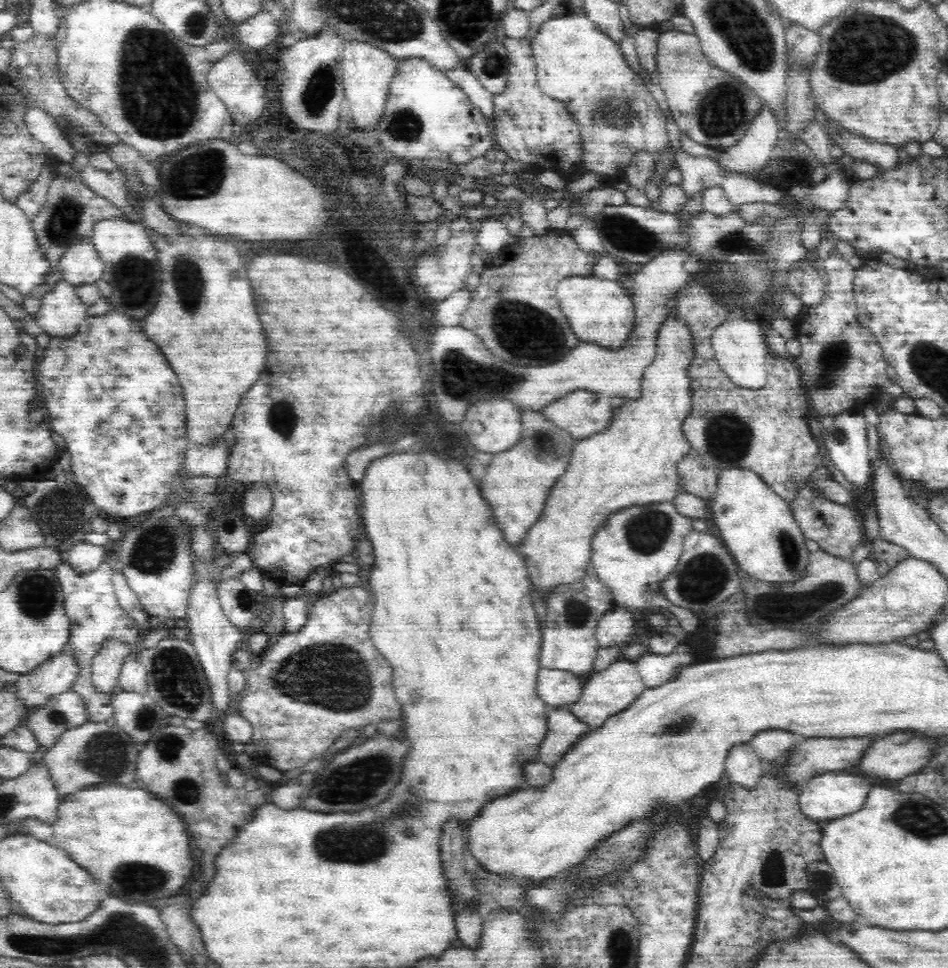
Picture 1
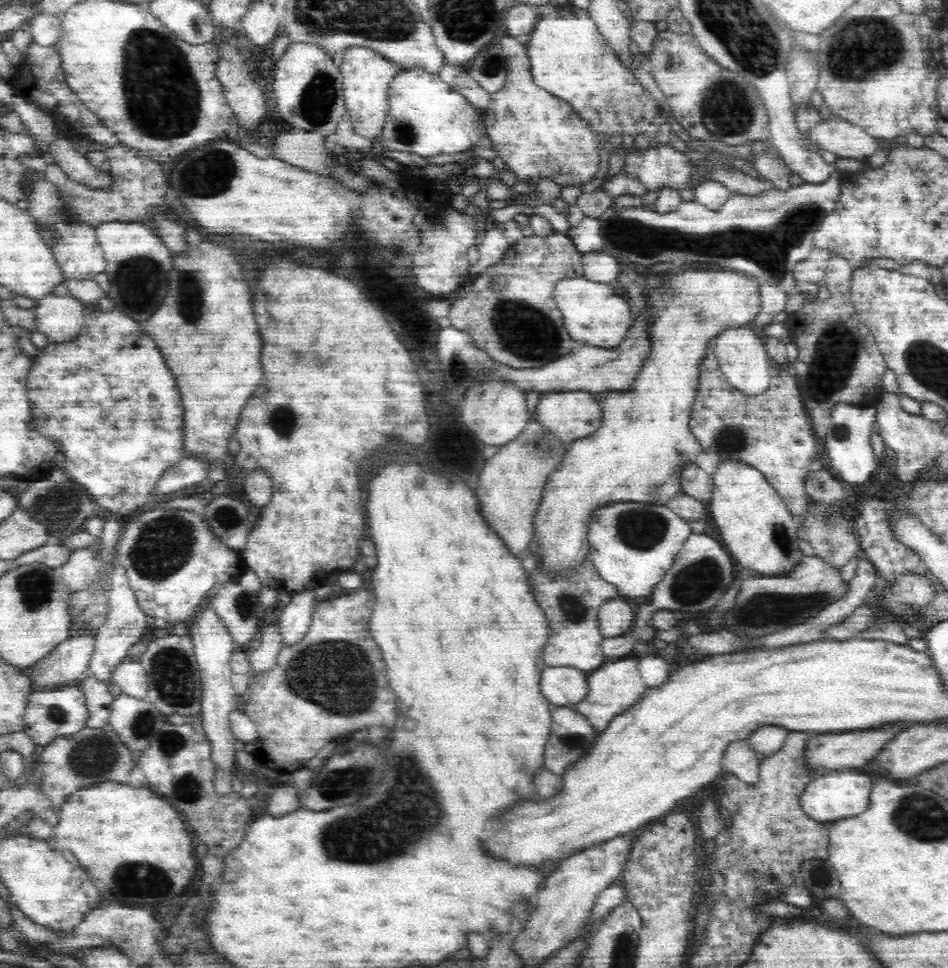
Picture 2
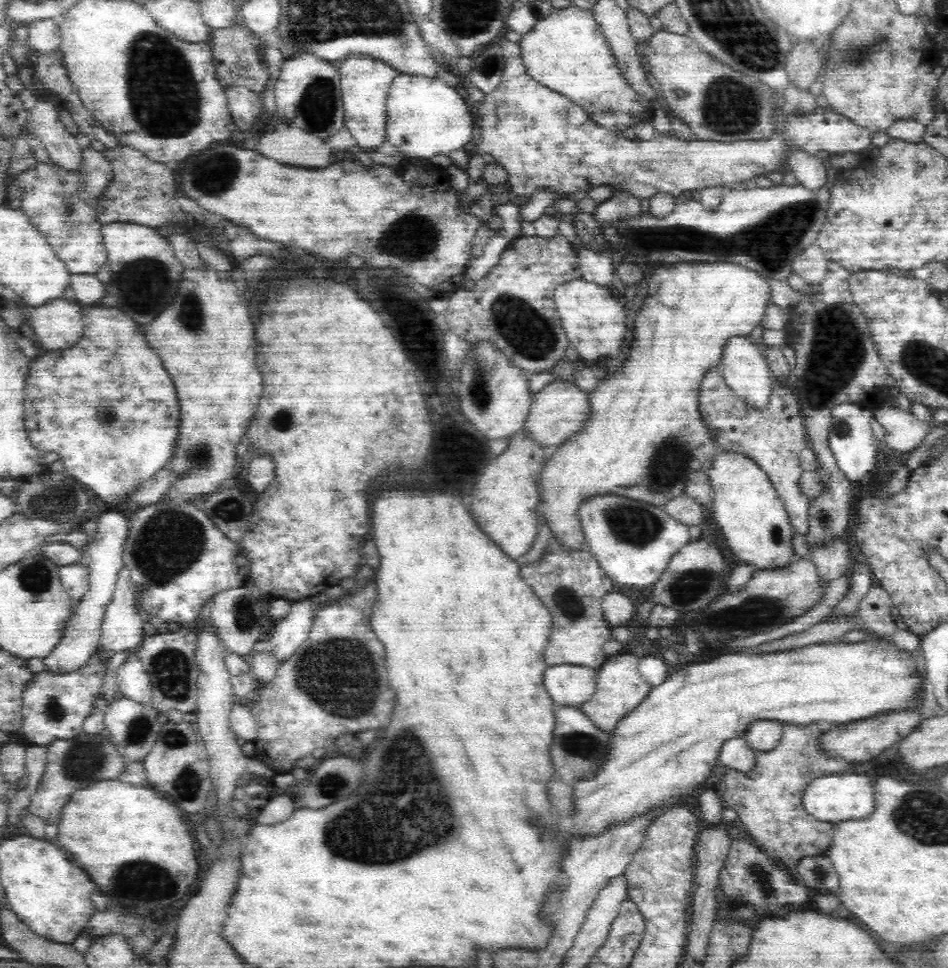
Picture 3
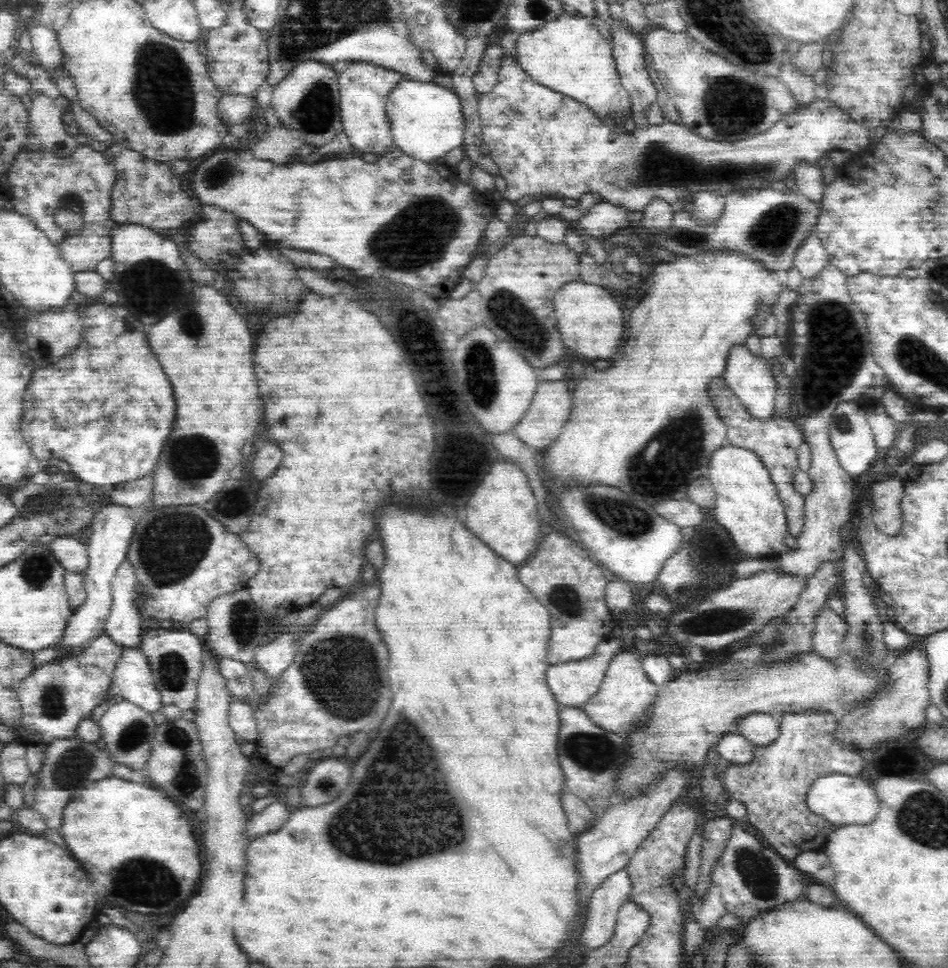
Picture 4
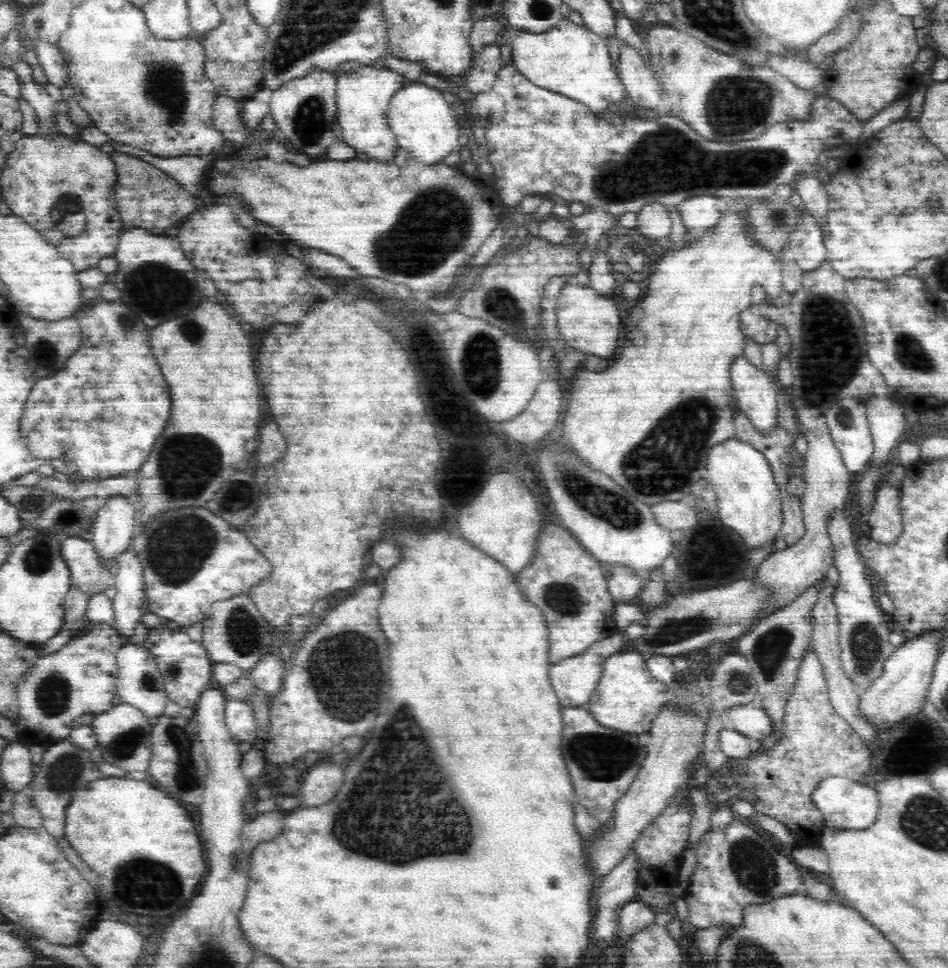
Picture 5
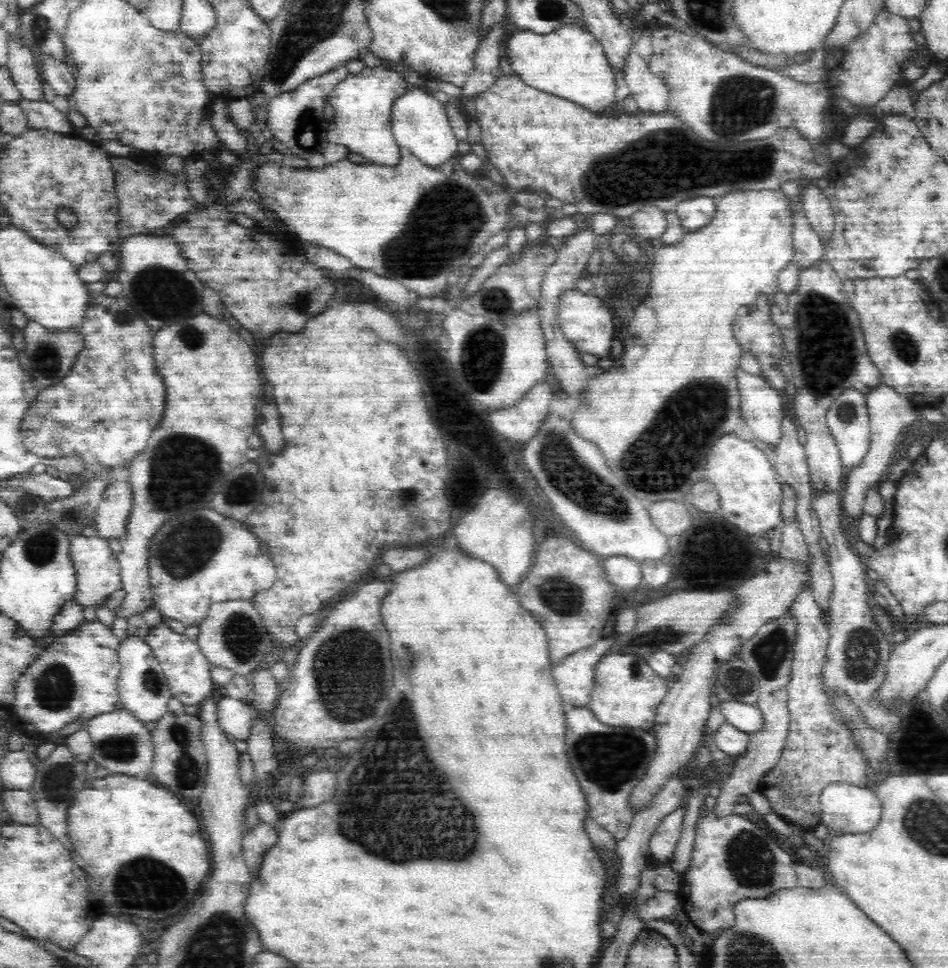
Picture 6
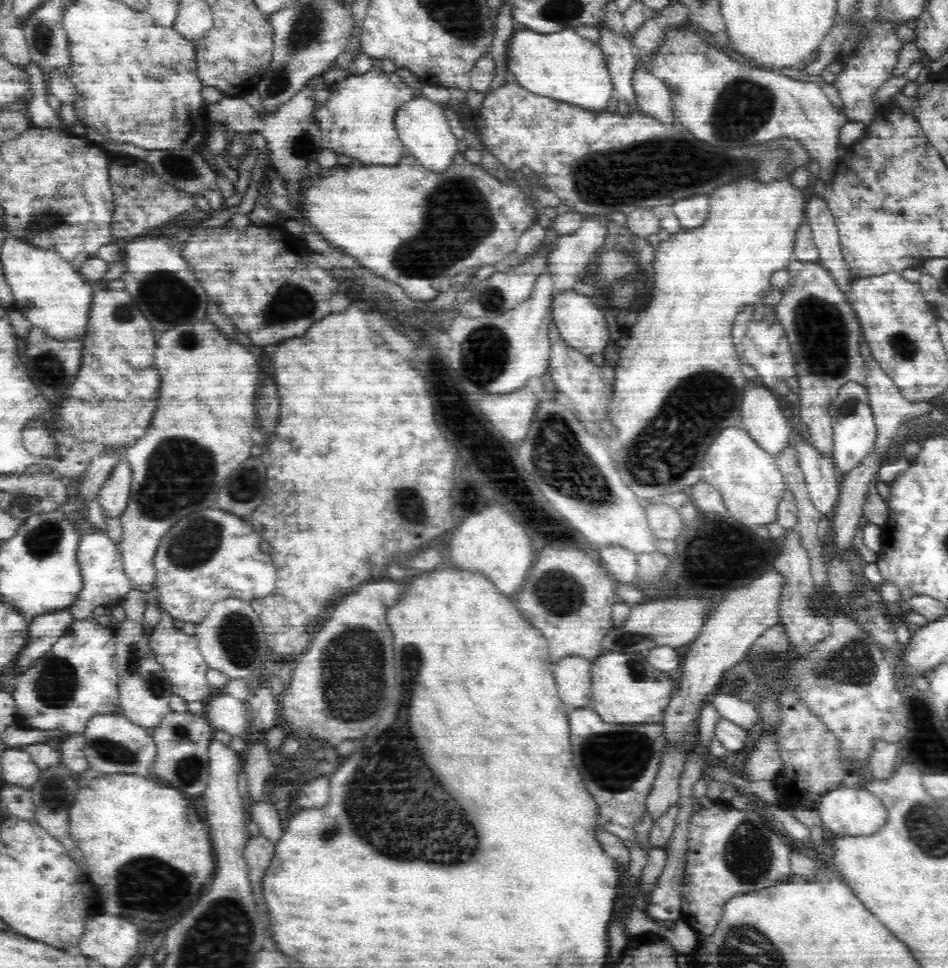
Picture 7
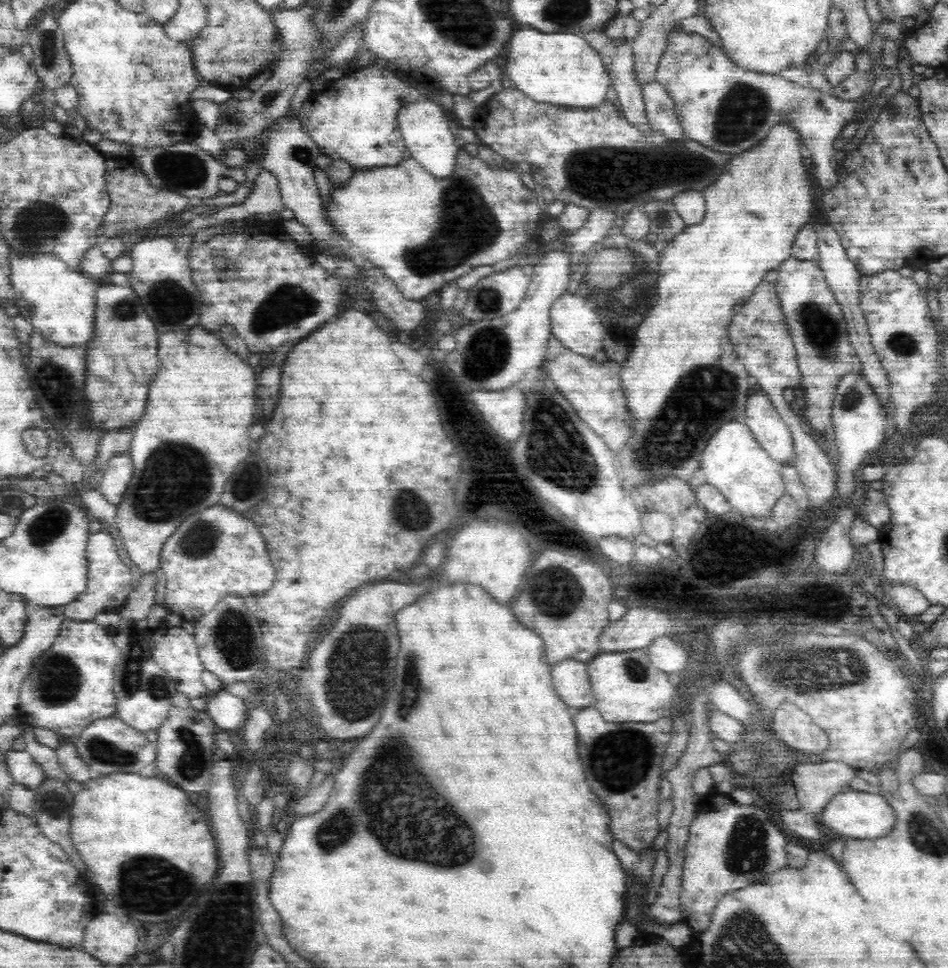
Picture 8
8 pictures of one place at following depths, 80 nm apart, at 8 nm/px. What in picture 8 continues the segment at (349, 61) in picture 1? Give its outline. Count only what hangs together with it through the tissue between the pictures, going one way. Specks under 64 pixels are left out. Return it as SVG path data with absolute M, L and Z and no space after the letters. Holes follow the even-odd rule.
M373 63L363 70L349 69L346 76L328 83L309 96L305 102L301 119L303 124L313 132L317 140L318 151L329 155L332 159L345 159L354 168L394 166L407 155L407 146L396 126L398 110L408 102L426 98L426 95L420 94L412 85L406 84L406 81L402 81L396 73Z

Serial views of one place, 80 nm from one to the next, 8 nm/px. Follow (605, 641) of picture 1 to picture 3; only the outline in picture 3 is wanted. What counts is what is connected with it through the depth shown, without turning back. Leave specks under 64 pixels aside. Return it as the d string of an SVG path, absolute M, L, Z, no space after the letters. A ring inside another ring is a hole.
M619 591L607 594L601 602L600 611L610 634L634 623L635 607L632 601Z

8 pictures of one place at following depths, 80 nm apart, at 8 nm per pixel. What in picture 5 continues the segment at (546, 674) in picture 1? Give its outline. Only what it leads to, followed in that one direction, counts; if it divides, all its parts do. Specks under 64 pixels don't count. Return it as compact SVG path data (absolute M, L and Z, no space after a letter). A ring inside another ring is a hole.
M615 632L611 637L596 641L588 652L580 657L567 658L557 663L549 663L547 675L550 686L554 689L561 707L580 707L584 705L598 686L604 672L605 660L621 652L623 640L620 632Z

